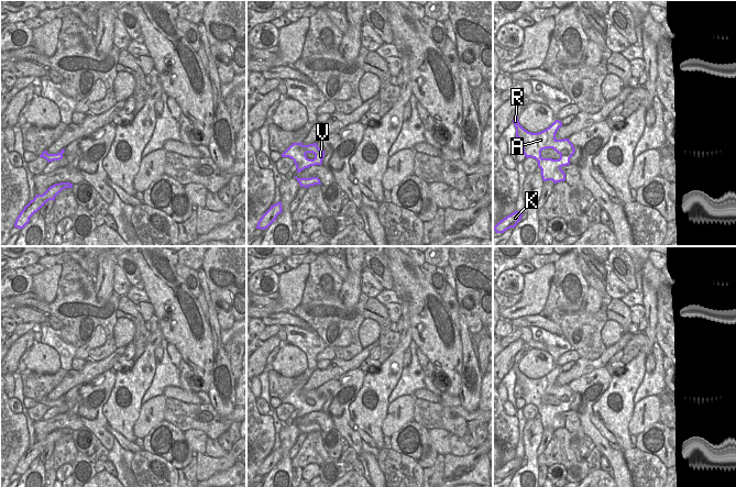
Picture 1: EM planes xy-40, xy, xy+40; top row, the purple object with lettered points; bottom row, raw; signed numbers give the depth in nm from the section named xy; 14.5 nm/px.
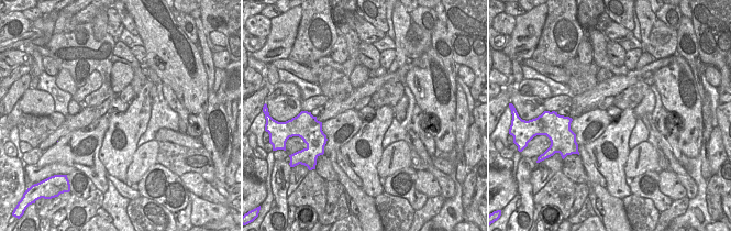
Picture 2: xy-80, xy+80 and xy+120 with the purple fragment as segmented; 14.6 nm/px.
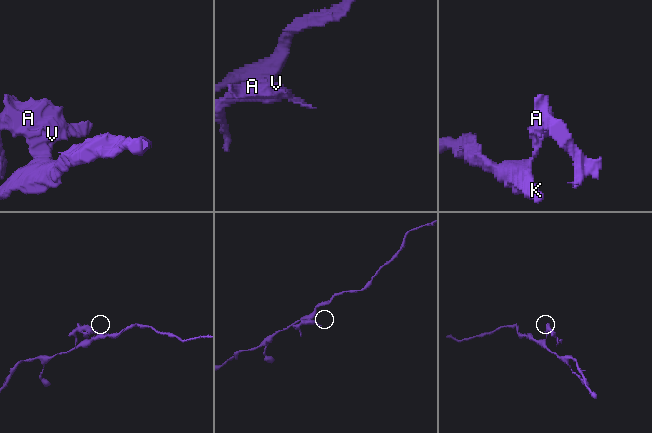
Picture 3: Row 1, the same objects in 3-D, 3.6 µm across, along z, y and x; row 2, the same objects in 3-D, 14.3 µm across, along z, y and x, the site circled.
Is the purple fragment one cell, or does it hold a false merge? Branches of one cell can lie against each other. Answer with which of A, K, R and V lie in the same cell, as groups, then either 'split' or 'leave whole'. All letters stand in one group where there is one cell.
A R V / K; split

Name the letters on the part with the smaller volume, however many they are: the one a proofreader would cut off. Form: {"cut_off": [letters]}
{"cut_off": ["A", "R", "V"]}

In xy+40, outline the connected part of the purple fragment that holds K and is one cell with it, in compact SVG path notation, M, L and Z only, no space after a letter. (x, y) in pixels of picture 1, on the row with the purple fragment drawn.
M515 211L512 214L507 215L501 220L495 226L494 230L496 233L504 233L510 228L515 228L517 223L521 220L523 212Z

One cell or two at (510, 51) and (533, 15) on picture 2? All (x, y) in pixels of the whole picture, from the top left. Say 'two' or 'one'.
one

